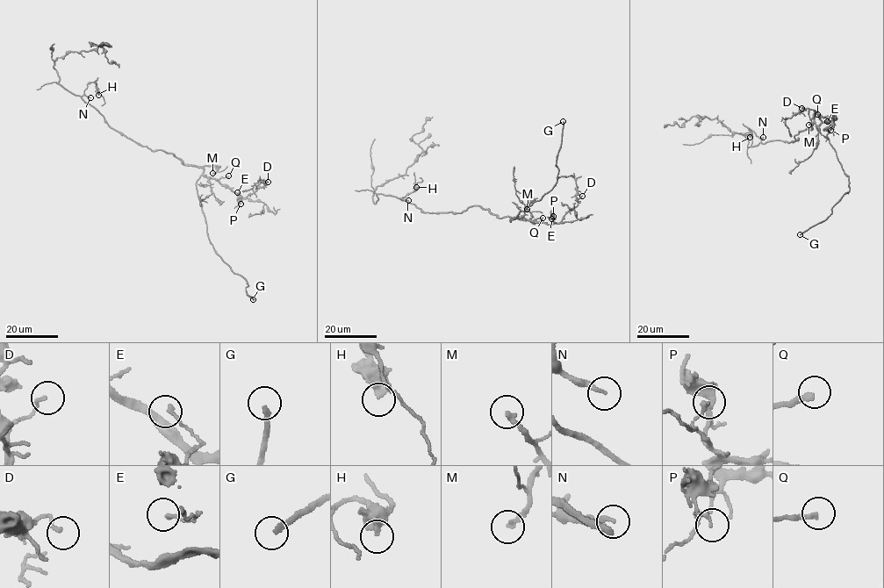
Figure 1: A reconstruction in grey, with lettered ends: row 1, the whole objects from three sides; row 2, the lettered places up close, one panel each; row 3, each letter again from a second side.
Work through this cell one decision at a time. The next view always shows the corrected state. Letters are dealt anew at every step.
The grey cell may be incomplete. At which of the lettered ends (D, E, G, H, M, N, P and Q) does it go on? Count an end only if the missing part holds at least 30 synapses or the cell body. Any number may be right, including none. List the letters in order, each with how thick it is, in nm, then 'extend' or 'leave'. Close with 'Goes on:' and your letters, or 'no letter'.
D: calibre 150 nm; leave
E: calibre 160 nm; leave
G: calibre 200 nm; extend
H: calibre 400 nm; leave
M: calibre 200 nm; extend
N: calibre 170 nm; leave
P: calibre 160 nm; leave
Q: calibre 220 nm; extend
Goes on: G, M, Q

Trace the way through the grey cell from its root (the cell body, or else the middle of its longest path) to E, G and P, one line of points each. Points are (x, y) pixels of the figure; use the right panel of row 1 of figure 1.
E: (797, 139), (794, 134), (812, 129), (813, 122), (816, 127), (827, 120), (833, 124), (827, 121)
G: (797, 139), (794, 134), (812, 129), (815, 123), (836, 152), (850, 188), (828, 218), (800, 234)
P: (797, 139), (794, 134), (812, 129), (813, 122), (816, 127), (821, 121), (831, 120), (833, 127), (830, 130)

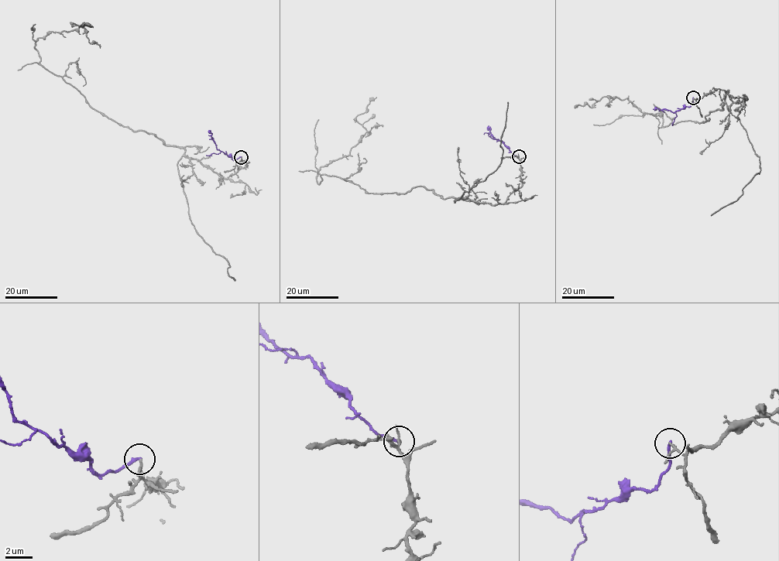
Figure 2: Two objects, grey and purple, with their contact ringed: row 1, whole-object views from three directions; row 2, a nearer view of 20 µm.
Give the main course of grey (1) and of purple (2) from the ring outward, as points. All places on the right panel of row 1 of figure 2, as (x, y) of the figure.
1: (692, 97), (721, 89), (744, 102), (724, 103), (704, 123), (665, 127), (663, 114), (627, 97), (575, 107)
2: (693, 97), (689, 107), (674, 112), (653, 109)

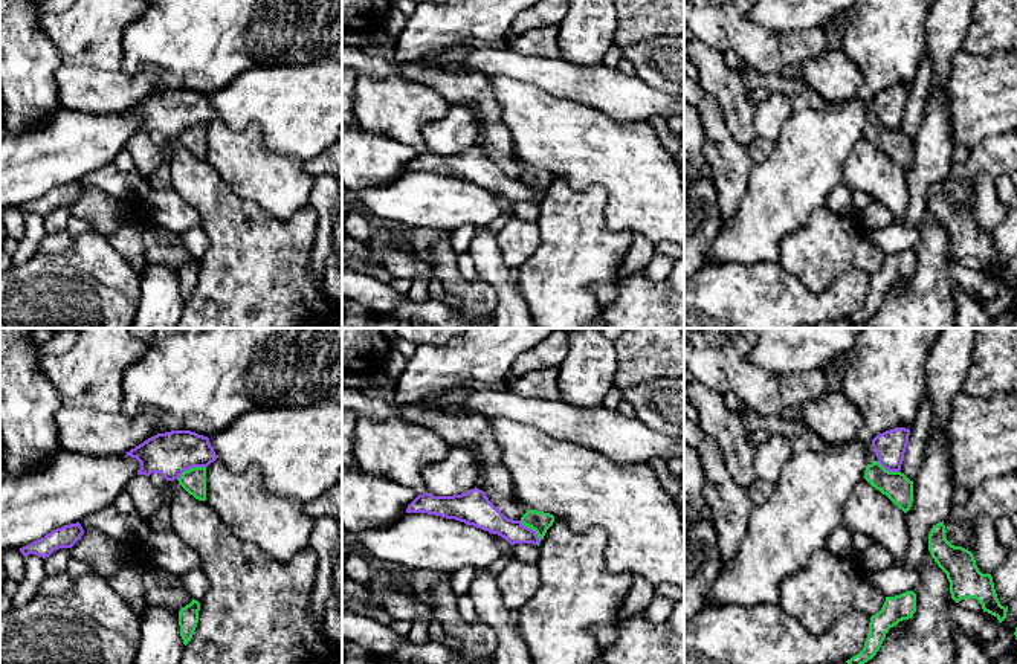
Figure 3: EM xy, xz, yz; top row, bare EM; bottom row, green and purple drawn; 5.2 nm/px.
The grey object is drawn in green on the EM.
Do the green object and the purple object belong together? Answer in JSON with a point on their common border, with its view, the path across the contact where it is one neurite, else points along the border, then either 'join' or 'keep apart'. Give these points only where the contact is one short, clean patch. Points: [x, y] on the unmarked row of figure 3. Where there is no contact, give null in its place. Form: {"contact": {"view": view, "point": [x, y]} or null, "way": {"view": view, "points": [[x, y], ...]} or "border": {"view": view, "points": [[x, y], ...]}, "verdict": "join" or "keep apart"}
{"contact": {"view": "xy", "point": [190, 127]}, "border": {"view": "xy", "points": [[205, 124], [193, 124], [177, 138]]}, "verdict": "keep apart"}

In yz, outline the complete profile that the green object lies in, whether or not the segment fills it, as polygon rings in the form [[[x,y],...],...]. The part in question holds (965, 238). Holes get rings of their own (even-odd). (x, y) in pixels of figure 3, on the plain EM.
[[[944,179],[933,183],[928,192],[928,209],[938,224],[947,232],[951,256],[976,256],[983,270],[994,273],[999,281],[1006,276],[1008,264],[1002,264],[991,232],[982,232],[971,209],[954,205],[945,197]]]

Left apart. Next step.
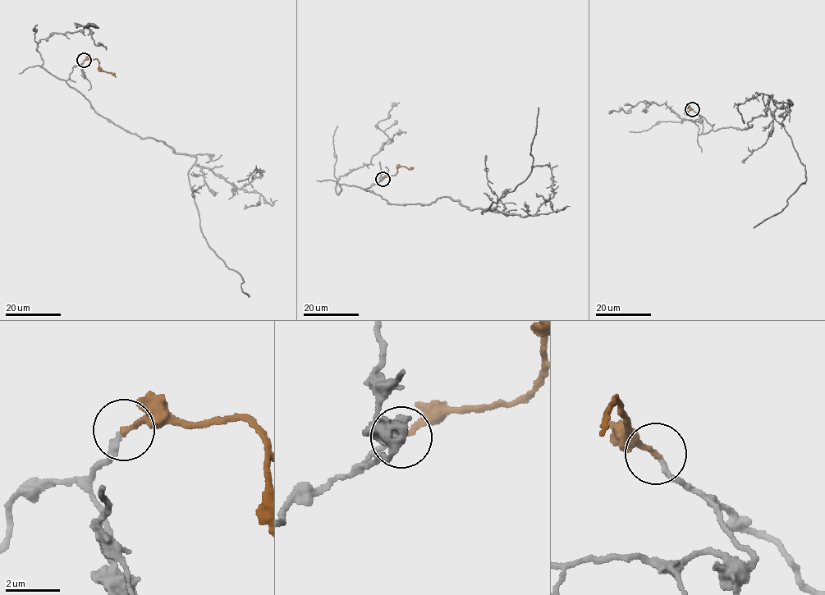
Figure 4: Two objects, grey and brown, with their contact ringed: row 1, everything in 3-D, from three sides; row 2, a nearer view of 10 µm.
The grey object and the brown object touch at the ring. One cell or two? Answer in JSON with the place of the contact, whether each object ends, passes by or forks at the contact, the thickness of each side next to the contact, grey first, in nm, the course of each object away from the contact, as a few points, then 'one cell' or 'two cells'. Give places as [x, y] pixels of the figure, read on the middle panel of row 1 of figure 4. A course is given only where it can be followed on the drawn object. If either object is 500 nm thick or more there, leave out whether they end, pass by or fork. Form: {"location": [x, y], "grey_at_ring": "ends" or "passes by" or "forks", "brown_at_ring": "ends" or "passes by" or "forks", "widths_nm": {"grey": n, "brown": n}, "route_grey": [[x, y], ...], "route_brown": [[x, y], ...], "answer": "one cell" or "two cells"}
{"location": [382, 179], "grey_at_ring": "ends", "brown_at_ring": "ends", "widths_nm": {"grey": 190, "brown": 180}, "route_grey": [[382, 179], [364, 189], [394, 204], [448, 197], [489, 210], [481, 213], [531, 170], [538, 107]], "route_brown": [[382, 179], [394, 176], [399, 166], [414, 167]], "answer": "one cell"}

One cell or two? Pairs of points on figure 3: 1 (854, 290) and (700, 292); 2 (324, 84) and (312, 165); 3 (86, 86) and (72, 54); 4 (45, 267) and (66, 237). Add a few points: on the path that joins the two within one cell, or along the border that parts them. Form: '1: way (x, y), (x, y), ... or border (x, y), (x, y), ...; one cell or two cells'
1: way (816, 302), (738, 302); one cell
2: border (326, 148), (303, 162); two cells
3: border (63, 63), (92, 66); two cells
4: border (75, 235), (64, 252), (38, 252); two cells

